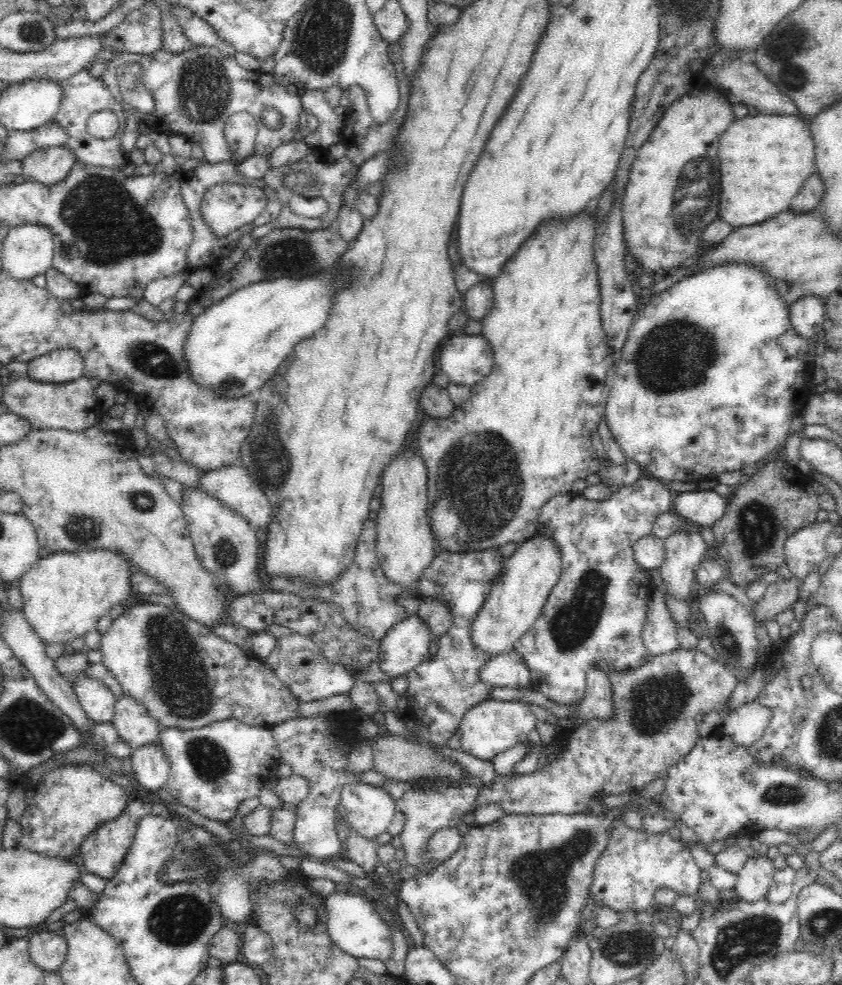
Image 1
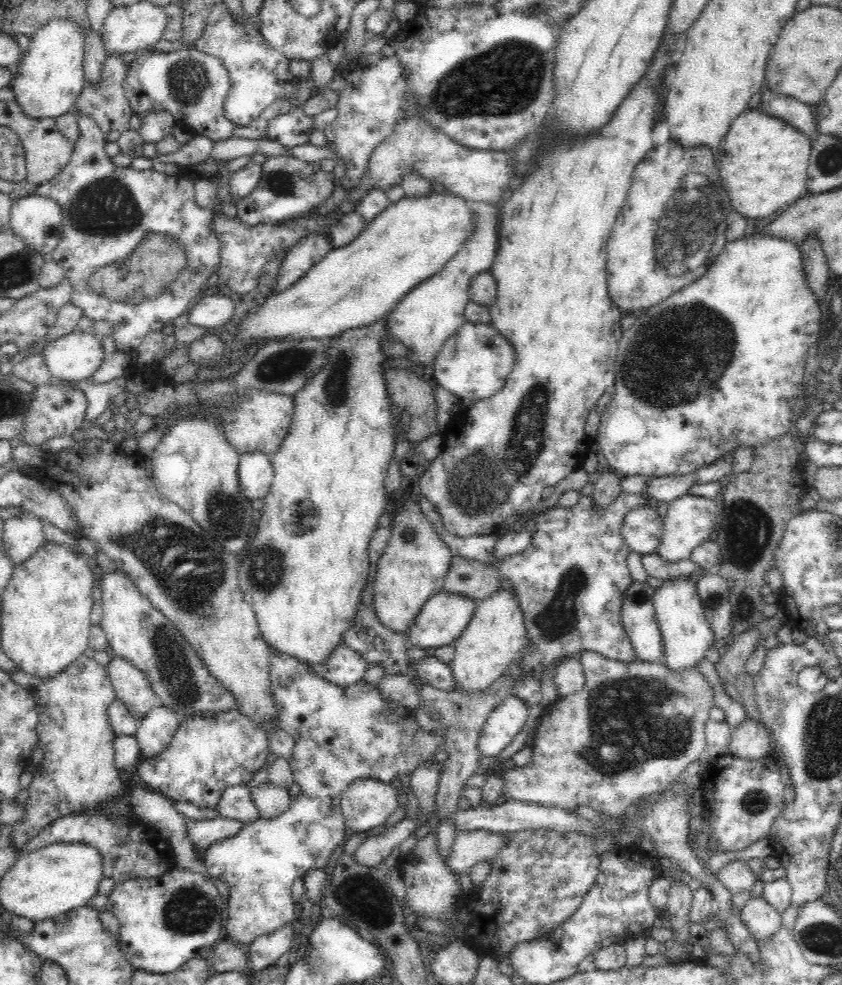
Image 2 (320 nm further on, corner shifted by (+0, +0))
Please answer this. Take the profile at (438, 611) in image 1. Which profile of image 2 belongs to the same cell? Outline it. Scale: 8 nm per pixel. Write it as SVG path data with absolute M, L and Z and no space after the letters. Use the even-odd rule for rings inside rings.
M453 556L444 591L480 602L502 590L501 578L494 565Z

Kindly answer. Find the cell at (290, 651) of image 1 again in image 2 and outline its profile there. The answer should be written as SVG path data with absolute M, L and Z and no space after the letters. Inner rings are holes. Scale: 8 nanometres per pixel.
M340 644L321 665L312 665L308 669L328 682L344 688L362 680L369 666L361 654Z

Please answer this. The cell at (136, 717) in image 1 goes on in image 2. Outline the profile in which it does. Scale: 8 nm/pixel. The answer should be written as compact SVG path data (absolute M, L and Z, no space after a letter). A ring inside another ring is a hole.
M114 653L106 667L116 699L126 705L134 718L144 718L148 711L162 704L144 671L125 658Z

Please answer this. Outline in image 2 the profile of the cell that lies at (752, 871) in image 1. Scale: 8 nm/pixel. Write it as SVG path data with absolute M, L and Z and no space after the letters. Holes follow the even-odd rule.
M751 898L741 908L742 923L746 925L750 936L765 941L774 936L781 927L781 914L772 905L761 898Z

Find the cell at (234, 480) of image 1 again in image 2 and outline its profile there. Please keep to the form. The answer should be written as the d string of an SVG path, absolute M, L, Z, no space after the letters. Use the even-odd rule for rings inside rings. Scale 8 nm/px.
M260 451L244 452L239 456L238 480L241 493L250 501L264 499L273 481L271 455Z

